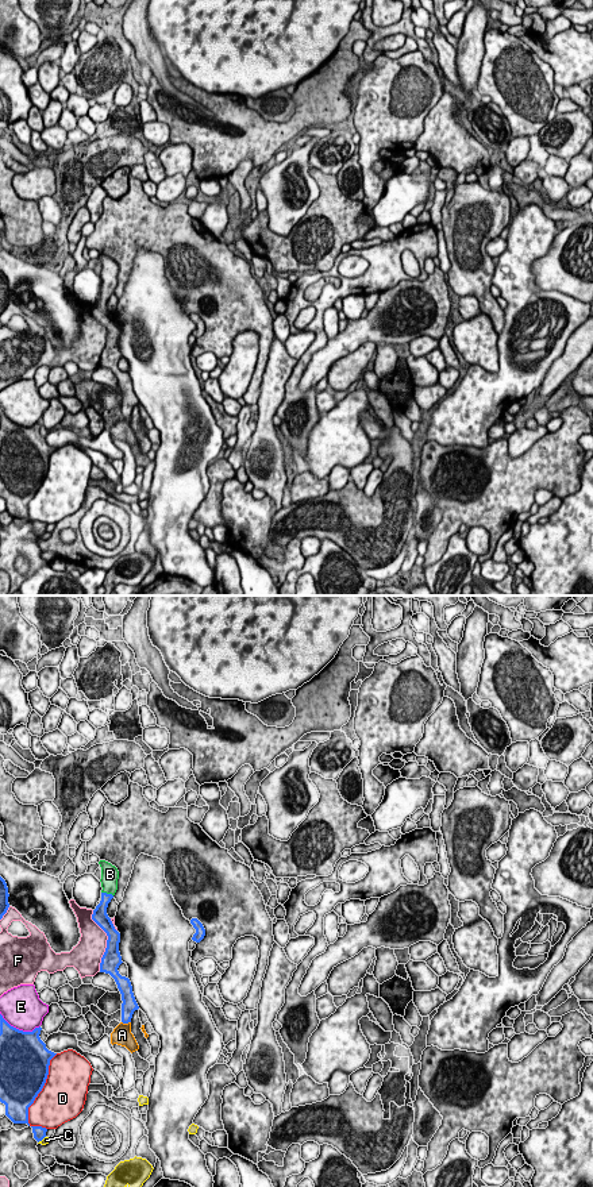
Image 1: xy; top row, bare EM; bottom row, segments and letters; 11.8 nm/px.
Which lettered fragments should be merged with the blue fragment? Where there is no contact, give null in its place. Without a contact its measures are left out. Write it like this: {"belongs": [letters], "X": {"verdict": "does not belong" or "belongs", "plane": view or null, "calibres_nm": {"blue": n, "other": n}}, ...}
{"belongs": ["B"], "A": {"verdict": "does not belong", "plane": "xy", "calibres_nm": {"blue": 180, "other": 240}}, "B": {"verdict": "belongs", "plane": "xy", "calibres_nm": {"blue": 160, "other": 220}}, "C": {"verdict": "does not belong", "plane": "xy", "calibres_nm": {"blue": 160, "other": 90}}, "D": {"verdict": "does not belong", "plane": "xy", "calibres_nm": {"blue": 500, "other": 480}}, "E": {"verdict": "does not belong", "plane": "xy", "calibres_nm": {"blue": 460, "other": 480}}, "F": {"verdict": "does not belong", "plane": "xy", "calibres_nm": {"blue": 240, "other": 340}}}

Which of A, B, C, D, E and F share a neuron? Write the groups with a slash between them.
A / B / C / D / E / F

